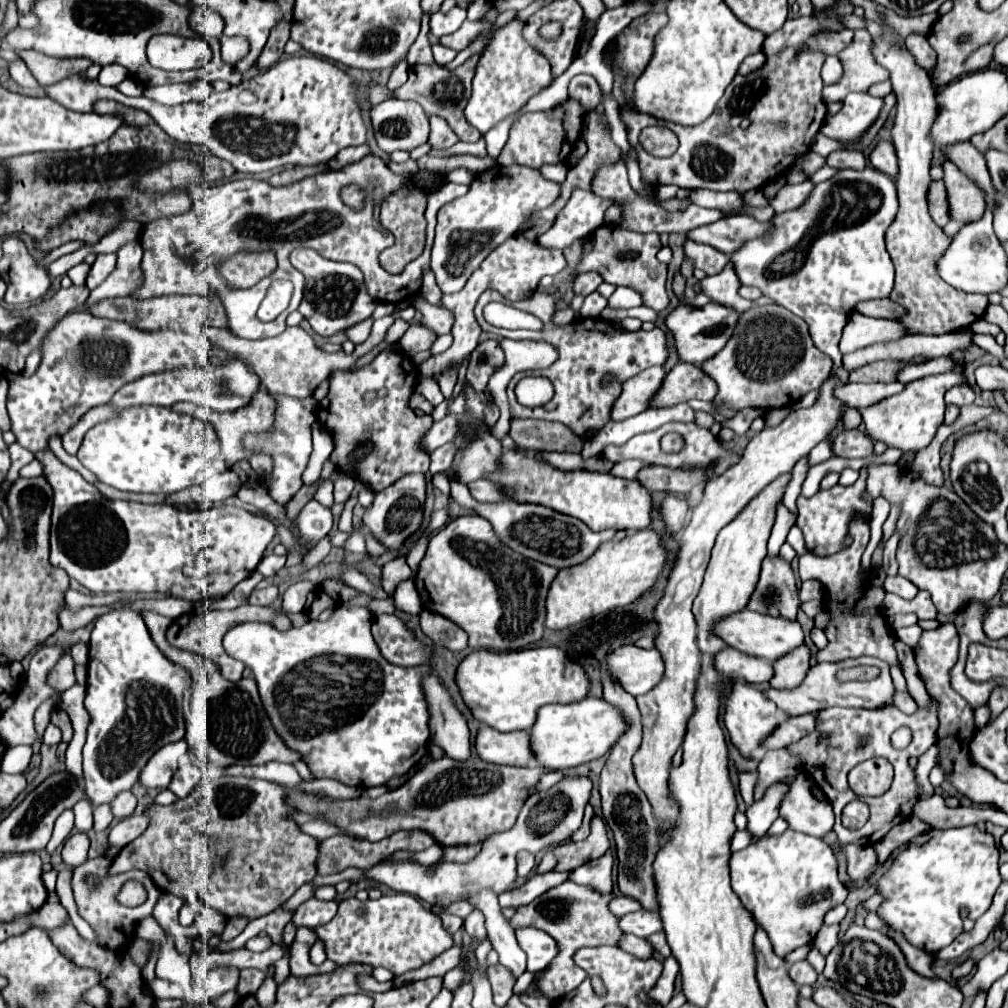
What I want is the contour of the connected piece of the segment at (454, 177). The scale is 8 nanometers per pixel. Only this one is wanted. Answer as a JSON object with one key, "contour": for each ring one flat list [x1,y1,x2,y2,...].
{"contour":[[458,167,458,169,454,169,454,171,448,173,448,179,452,183,466,183,466,185,470,185,470,181,474,179,474,173,468,171,468,169,464,169,464,167]]}

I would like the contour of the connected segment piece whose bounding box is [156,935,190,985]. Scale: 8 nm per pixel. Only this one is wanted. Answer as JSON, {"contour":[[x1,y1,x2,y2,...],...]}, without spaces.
{"contour":[[168,935,168,941,160,953,160,959,156,963,156,977,184,985,186,979,190,977,190,967,184,955,180,955,174,949,174,939]]}

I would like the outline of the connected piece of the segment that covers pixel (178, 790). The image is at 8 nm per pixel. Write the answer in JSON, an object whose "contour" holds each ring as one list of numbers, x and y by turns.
{"contour":[[182,763,178,767,178,771,174,773,174,779,168,785,168,789,178,799,184,799,192,793,192,789,194,789,194,785,198,785,198,781,200,781,200,769,196,769,192,763]]}

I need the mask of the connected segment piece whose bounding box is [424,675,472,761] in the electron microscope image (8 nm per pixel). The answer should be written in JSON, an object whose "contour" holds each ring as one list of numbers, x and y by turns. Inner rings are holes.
{"contour":[[434,675,426,677,424,691,432,715,430,717,432,741,436,741,446,751,448,757,456,761,468,761,472,757,470,729,462,713,454,707,450,693]]}

